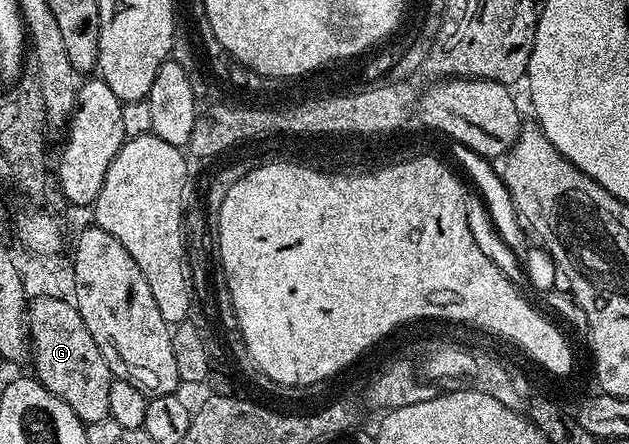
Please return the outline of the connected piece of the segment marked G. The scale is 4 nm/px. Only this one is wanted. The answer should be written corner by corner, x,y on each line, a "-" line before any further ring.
38,298
26,307
27,315
27,333
29,335
29,346
33,351
33,360
35,356
34,377
46,390
51,390
73,412
84,424
93,422
105,422
109,418
109,384
113,381
113,375
109,364
105,364
105,356
93,344
93,336
89,336
89,328
85,328
85,320
77,312
75,305
66,303
65,300

